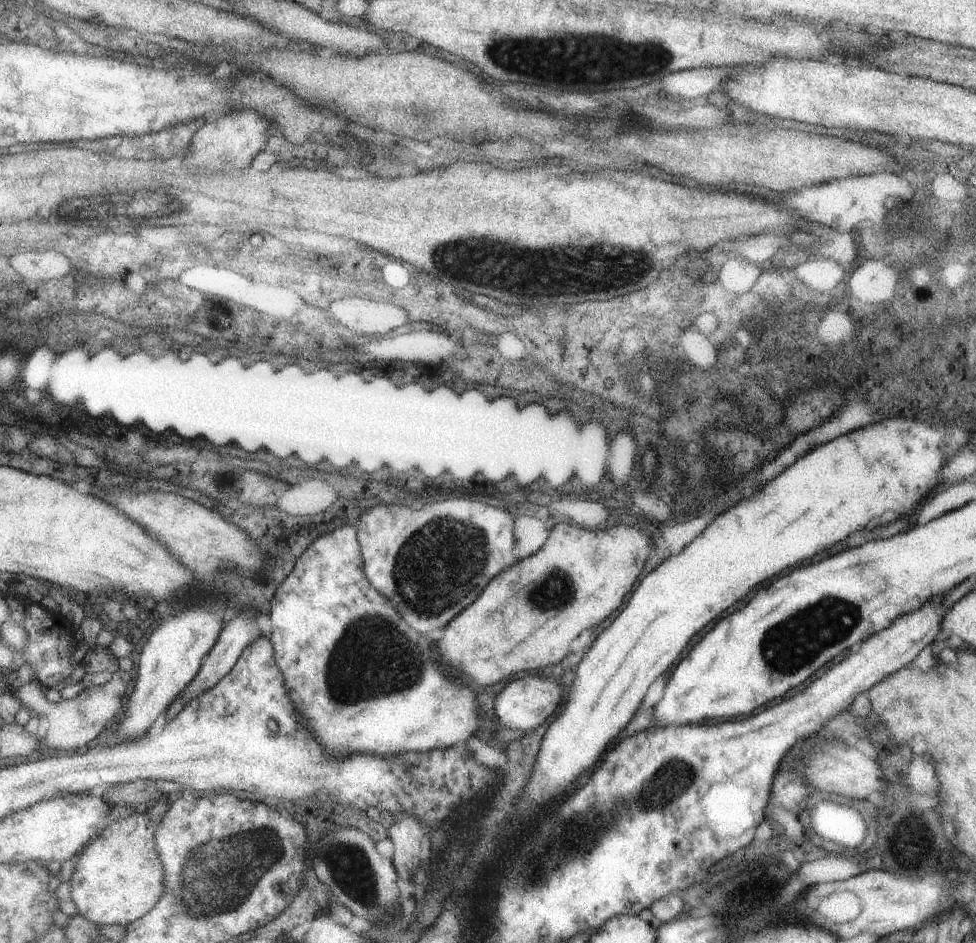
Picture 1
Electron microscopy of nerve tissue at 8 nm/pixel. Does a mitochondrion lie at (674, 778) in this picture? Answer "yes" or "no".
yes

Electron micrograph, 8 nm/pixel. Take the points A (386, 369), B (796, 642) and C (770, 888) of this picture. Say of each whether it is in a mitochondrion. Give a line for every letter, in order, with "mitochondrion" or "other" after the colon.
A: other
B: mitochondrion
C: mitochondrion

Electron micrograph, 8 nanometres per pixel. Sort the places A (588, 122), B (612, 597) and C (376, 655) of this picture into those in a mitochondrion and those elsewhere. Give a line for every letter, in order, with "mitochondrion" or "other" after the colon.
A: other
B: other
C: mitochondrion

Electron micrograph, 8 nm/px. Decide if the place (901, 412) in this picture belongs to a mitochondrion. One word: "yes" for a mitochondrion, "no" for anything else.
no

